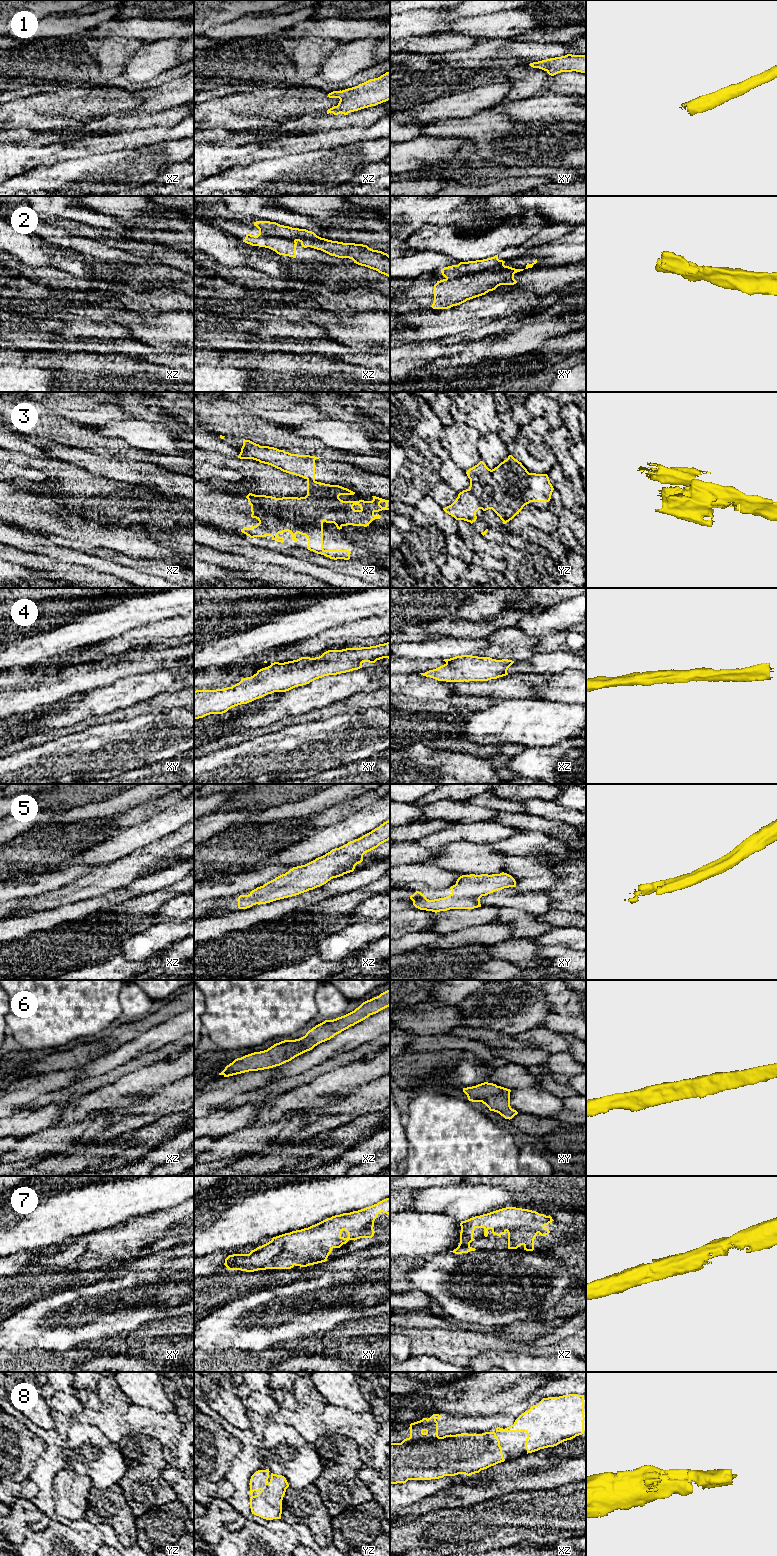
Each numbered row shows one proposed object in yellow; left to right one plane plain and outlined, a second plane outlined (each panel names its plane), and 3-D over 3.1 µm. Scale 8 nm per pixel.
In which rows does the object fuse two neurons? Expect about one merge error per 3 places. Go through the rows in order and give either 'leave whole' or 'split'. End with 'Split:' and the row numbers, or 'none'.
1: leave whole
2: split
3: split
4: leave whole
5: leave whole
6: leave whole
7: leave whole
8: leave whole
Split: 2, 3

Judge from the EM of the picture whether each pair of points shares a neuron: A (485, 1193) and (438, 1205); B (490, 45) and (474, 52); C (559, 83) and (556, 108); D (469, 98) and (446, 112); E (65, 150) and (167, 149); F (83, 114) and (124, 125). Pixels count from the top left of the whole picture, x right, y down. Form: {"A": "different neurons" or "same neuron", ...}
{"A": "same neuron", "B": "same neuron", "C": "different neurons", "D": "same neuron", "E": "different neurons", "F": "different neurons"}

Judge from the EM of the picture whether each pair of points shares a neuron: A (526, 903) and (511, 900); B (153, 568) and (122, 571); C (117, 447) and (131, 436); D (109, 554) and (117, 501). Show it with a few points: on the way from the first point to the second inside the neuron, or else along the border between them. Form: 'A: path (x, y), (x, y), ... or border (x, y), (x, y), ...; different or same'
A: path (522, 900), (515, 900); same
B: border (114, 562), (134, 567), (148, 575); different
C: border (102, 435), (121, 438), (132, 446), (146, 450); different
D: border (111, 548), (133, 558); different

